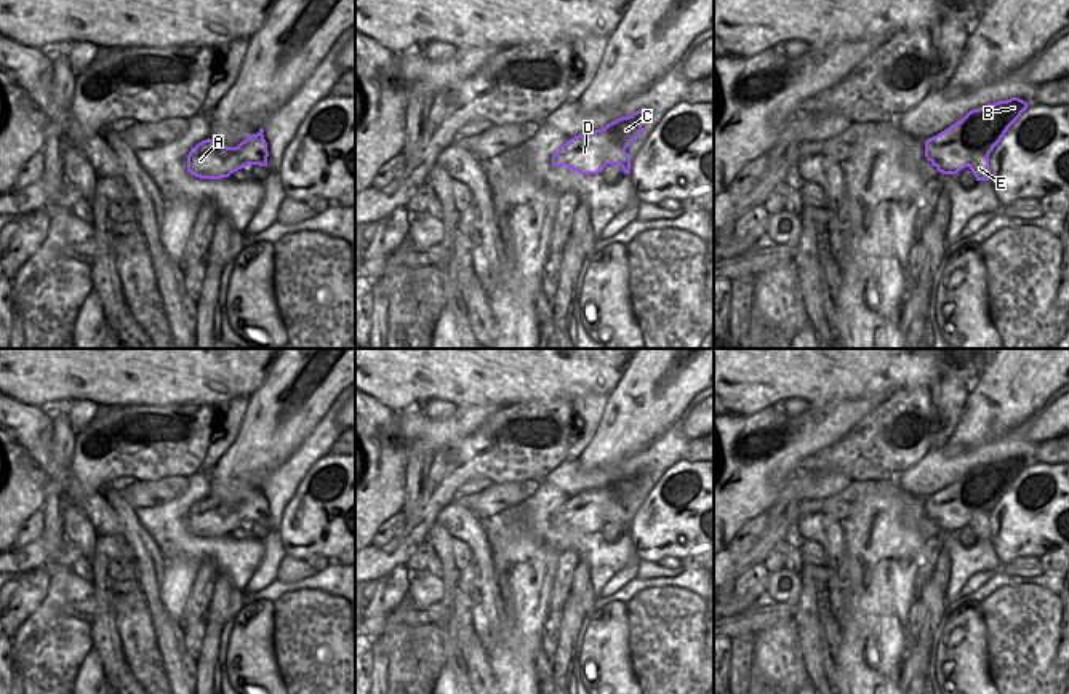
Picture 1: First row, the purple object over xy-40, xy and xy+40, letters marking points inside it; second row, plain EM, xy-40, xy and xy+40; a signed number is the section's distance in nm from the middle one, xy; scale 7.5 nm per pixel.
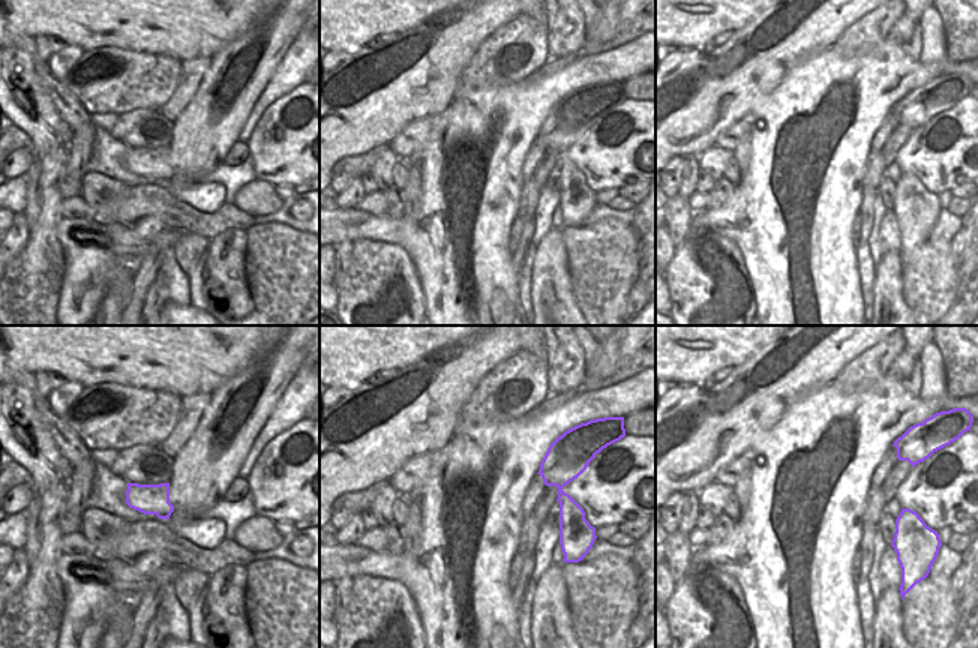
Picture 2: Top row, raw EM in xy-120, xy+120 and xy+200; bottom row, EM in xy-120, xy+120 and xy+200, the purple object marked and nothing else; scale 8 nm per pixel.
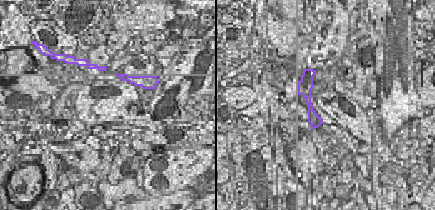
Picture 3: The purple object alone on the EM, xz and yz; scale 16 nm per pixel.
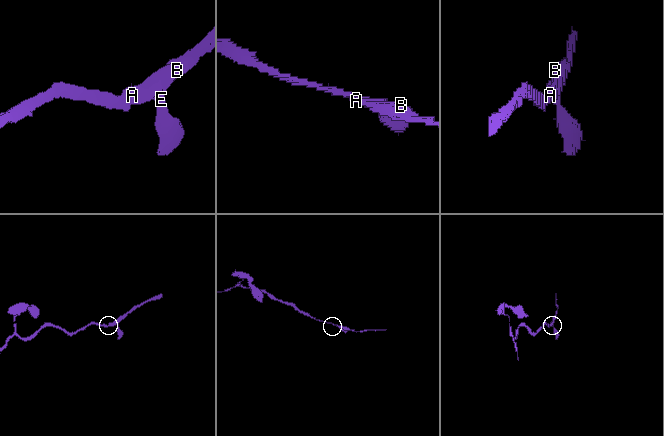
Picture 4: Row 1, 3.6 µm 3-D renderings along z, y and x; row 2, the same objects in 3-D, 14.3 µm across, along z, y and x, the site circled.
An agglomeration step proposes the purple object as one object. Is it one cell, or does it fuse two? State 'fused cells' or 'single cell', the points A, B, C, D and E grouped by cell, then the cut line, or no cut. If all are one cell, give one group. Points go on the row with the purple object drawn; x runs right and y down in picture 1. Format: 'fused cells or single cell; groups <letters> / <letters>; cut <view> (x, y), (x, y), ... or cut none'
fused cells; groups A B C D / E; cut xy (624, 147), (615, 147), (605, 162)

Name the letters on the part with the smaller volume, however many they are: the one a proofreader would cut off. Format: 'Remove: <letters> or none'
Remove: E

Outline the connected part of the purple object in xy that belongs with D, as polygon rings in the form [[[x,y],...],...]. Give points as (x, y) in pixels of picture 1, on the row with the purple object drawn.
[[[637,110],[602,130],[578,134],[559,147],[552,155],[552,166],[567,166],[581,174],[599,174],[608,165],[607,155],[615,149],[627,149],[648,118],[648,110]]]

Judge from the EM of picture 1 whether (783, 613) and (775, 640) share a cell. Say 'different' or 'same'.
different

